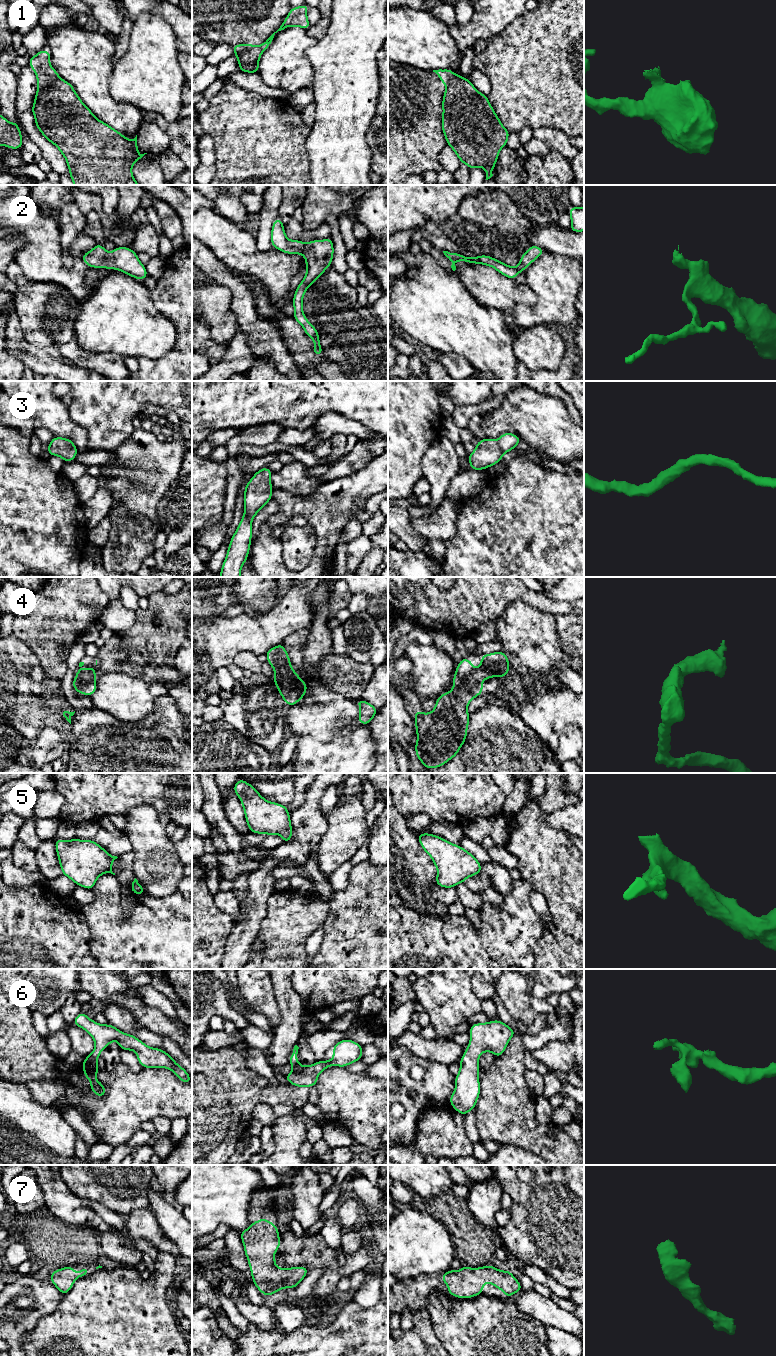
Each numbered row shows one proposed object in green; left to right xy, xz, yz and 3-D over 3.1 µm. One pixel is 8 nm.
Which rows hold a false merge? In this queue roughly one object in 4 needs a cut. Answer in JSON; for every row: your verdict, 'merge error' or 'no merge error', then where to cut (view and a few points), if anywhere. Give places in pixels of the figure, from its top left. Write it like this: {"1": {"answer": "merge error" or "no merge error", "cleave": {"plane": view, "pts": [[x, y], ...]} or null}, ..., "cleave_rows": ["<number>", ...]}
{"1": {"answer": "merge error", "cleave": {"plane": "xy", "pts": [[60, 78], [44, 88], [37, 89]]}}, "2": {"answer": "no merge error", "cleave": null}, "3": {"answer": "no merge error", "cleave": null}, "4": {"answer": "no merge error", "cleave": null}, "5": {"answer": "no merge error", "cleave": null}, "6": {"answer": "no merge error", "cleave": null}, "7": {"answer": "no merge error", "cleave": null}, "cleave_rows": ["1"]}

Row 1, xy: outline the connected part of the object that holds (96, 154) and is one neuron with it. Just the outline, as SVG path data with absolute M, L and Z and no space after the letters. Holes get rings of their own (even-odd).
M59 79L45 89L37 89L31 111L38 130L64 156L74 185L139 185L133 177L132 167L147 153L138 152L137 135L129 140L113 127L96 118L82 102L71 83Z

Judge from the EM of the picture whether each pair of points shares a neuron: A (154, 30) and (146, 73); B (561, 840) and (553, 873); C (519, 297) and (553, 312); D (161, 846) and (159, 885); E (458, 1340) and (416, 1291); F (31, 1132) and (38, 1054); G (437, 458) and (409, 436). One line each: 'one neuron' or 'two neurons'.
A: one neuron
B: one neuron
C: two neurons
D: one neuron
E: two neurons
F: two neurons
G: two neurons

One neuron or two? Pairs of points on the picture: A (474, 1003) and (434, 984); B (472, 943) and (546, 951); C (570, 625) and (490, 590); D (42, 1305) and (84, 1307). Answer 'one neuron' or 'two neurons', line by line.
A: one neuron
B: two neurons
C: two neurons
D: two neurons

